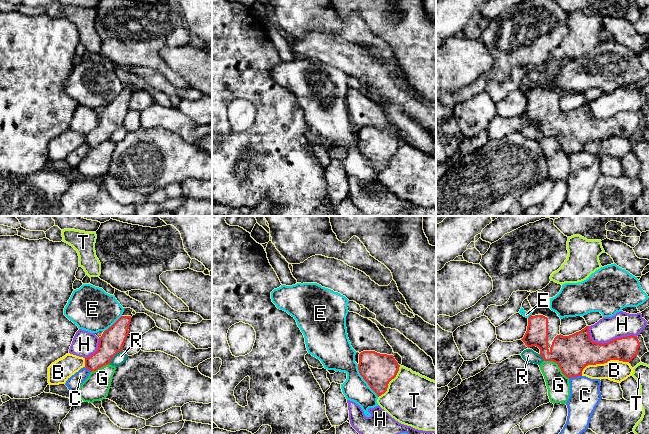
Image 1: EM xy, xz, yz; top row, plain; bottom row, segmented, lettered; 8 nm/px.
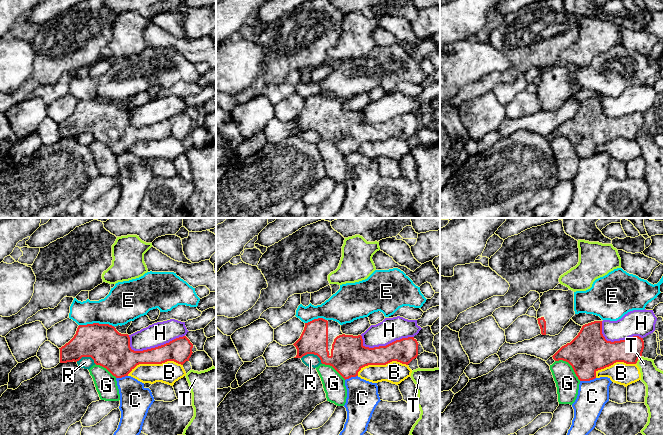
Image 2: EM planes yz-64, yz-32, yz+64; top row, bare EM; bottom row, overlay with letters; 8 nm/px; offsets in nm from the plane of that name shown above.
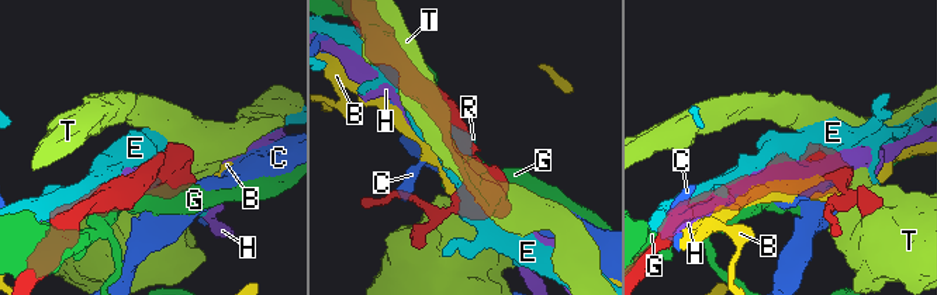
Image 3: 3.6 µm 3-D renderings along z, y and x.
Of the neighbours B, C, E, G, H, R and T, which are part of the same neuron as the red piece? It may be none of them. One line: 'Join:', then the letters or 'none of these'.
Join: none of these

